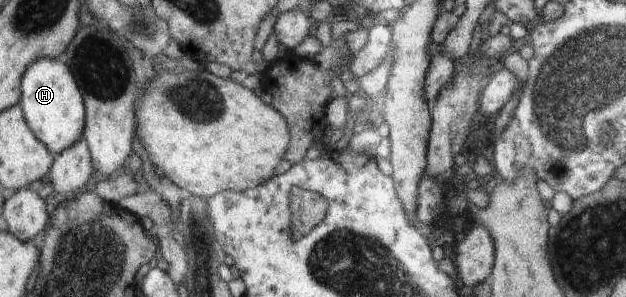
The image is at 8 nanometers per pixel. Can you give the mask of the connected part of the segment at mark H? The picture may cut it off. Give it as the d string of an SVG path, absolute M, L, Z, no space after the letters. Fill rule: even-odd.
M43 58L43 60L36 61L23 77L22 98L19 105L23 106L27 125L31 127L31 131L52 153L59 154L64 149L68 149L76 144L76 142L82 140L84 116L86 116L86 114L84 114L84 102L82 102L82 94L80 94L80 90L78 90L77 82L74 80L69 66L66 66L64 62L60 62L60 60L56 60L56 58Z

